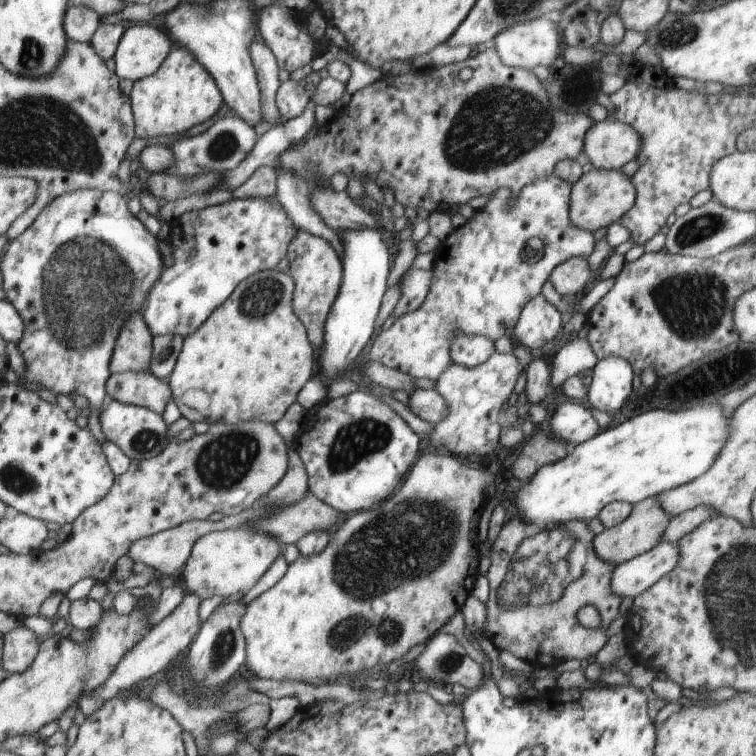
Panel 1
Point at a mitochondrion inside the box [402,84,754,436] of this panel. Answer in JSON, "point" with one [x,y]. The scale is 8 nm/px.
{"point":[693,306]}

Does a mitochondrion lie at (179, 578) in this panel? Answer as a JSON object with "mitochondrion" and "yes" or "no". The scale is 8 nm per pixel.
{"mitochondrion":"no"}

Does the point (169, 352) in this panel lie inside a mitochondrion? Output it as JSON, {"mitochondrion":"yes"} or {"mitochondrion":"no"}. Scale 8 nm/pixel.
{"mitochondrion":"no"}

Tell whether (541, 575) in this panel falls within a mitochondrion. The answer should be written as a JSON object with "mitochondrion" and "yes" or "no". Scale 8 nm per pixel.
{"mitochondrion":"yes"}

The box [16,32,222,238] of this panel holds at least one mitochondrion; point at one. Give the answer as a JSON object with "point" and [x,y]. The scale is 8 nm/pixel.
{"point":[32,56]}

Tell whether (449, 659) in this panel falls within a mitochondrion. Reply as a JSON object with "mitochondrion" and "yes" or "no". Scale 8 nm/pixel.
{"mitochondrion":"yes"}

